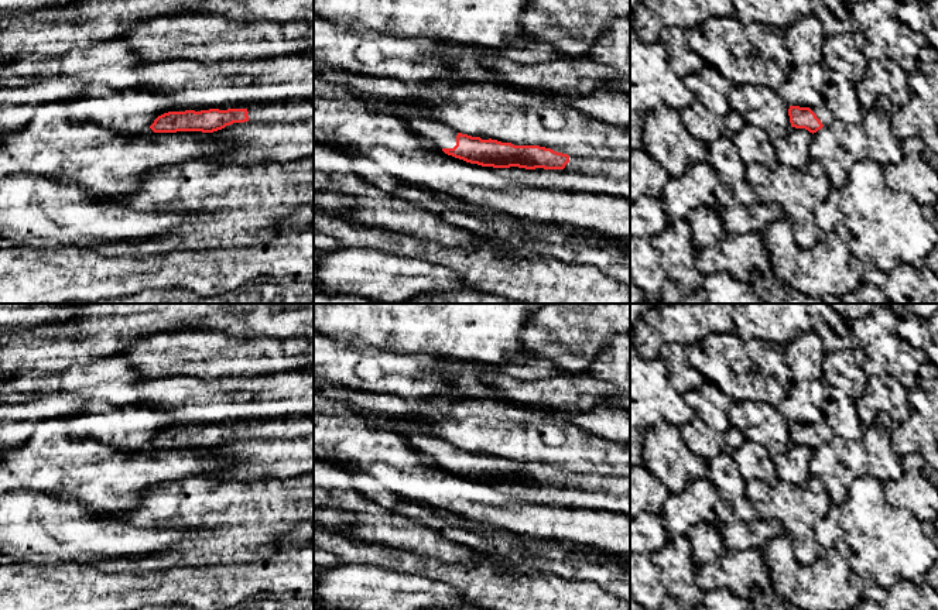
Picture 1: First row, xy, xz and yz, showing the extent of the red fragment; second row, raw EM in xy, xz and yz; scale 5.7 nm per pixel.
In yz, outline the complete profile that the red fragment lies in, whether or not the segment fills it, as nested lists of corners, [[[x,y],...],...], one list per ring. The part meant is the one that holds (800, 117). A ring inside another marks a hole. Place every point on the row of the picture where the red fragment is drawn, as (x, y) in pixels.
[[[784,82],[777,93],[790,104],[791,127],[805,128],[814,134],[835,120],[824,96],[811,86],[804,88],[792,82]]]

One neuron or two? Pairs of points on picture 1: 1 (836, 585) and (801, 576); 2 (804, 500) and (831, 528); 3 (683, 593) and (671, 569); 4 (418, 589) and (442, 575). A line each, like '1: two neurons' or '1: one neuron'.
1: one neuron
2: two neurons
3: one neuron
4: two neurons

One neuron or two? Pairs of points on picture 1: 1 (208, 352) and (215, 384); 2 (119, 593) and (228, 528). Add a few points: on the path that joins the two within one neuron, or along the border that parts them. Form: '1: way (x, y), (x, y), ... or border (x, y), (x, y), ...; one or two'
1: border (246, 376), (198, 379); two
2: border (197, 564), (175, 564), (150, 571), (132, 571); two

